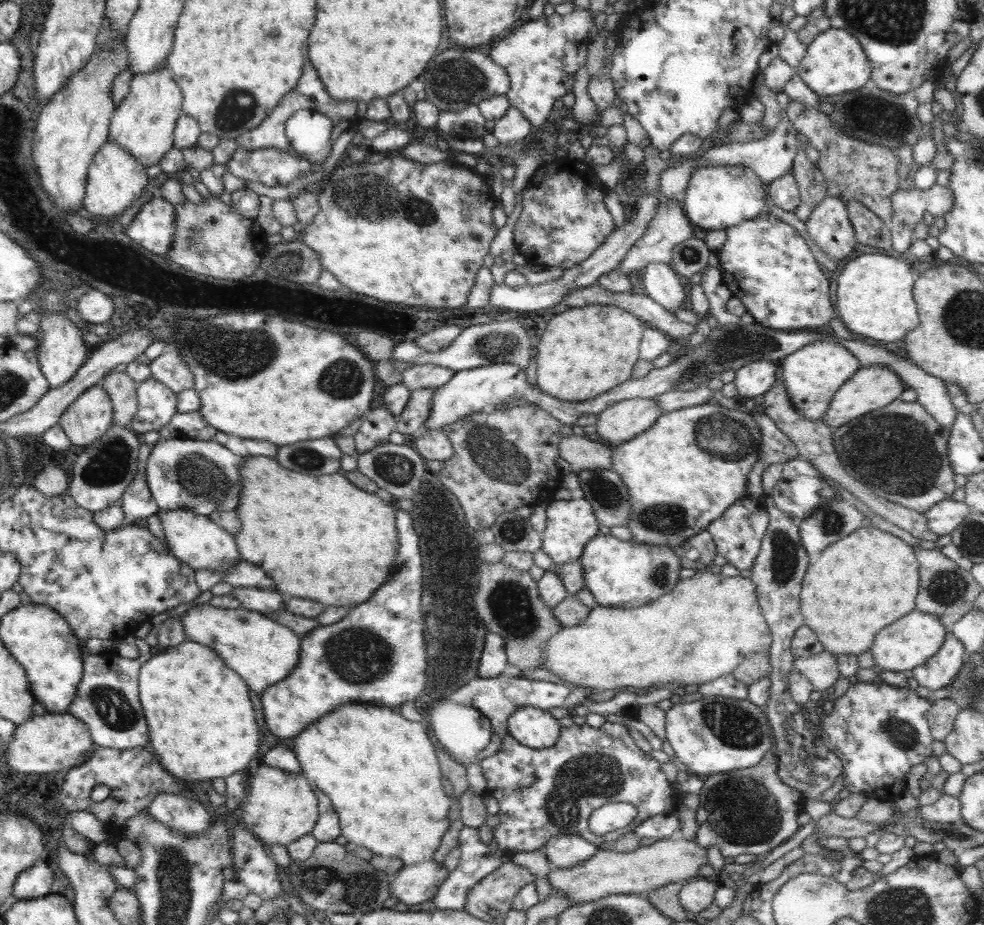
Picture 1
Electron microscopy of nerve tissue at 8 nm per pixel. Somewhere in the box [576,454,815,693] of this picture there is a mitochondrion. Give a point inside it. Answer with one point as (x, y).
(784, 566)

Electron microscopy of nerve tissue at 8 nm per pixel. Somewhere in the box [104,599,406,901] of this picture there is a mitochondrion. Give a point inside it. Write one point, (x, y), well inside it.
(357, 655)

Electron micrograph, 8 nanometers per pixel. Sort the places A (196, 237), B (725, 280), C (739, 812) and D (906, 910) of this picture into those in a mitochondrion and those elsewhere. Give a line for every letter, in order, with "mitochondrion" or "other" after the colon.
A: mitochondrion
B: other
C: mitochondrion
D: mitochondrion

